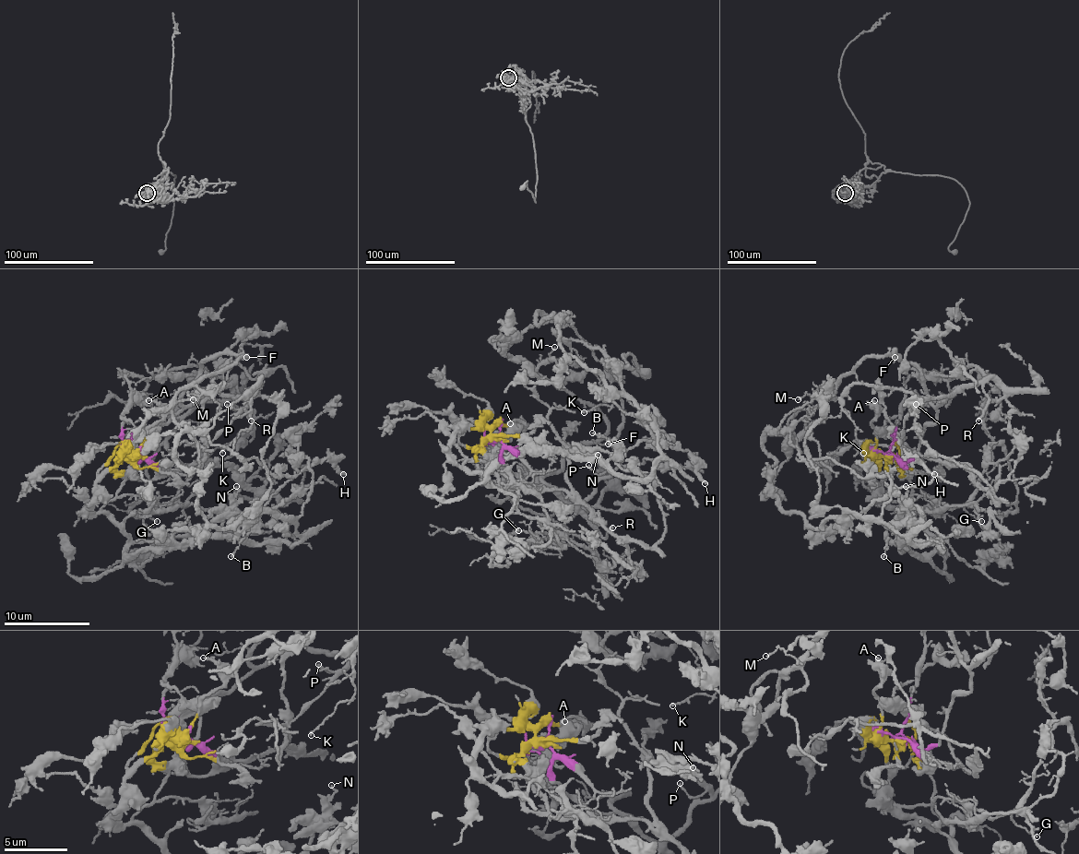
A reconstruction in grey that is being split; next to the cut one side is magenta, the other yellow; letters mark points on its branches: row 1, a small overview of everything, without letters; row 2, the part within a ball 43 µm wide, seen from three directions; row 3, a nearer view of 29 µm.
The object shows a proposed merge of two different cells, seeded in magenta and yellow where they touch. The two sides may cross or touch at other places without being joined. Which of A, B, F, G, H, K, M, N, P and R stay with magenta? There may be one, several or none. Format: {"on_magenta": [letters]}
{"on_magenta": ["F", "K", "M", "P", "R"]}

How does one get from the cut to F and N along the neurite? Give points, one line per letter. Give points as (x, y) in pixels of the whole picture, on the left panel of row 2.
F: (131, 457), (139, 456), (139, 462), (148, 434), (178, 410), (184, 389), (207, 359), (226, 354), (247, 357)
N: (131, 457), (116, 466), (124, 479), (103, 507), (134, 556), (204, 541), (219, 528), (236, 485)

